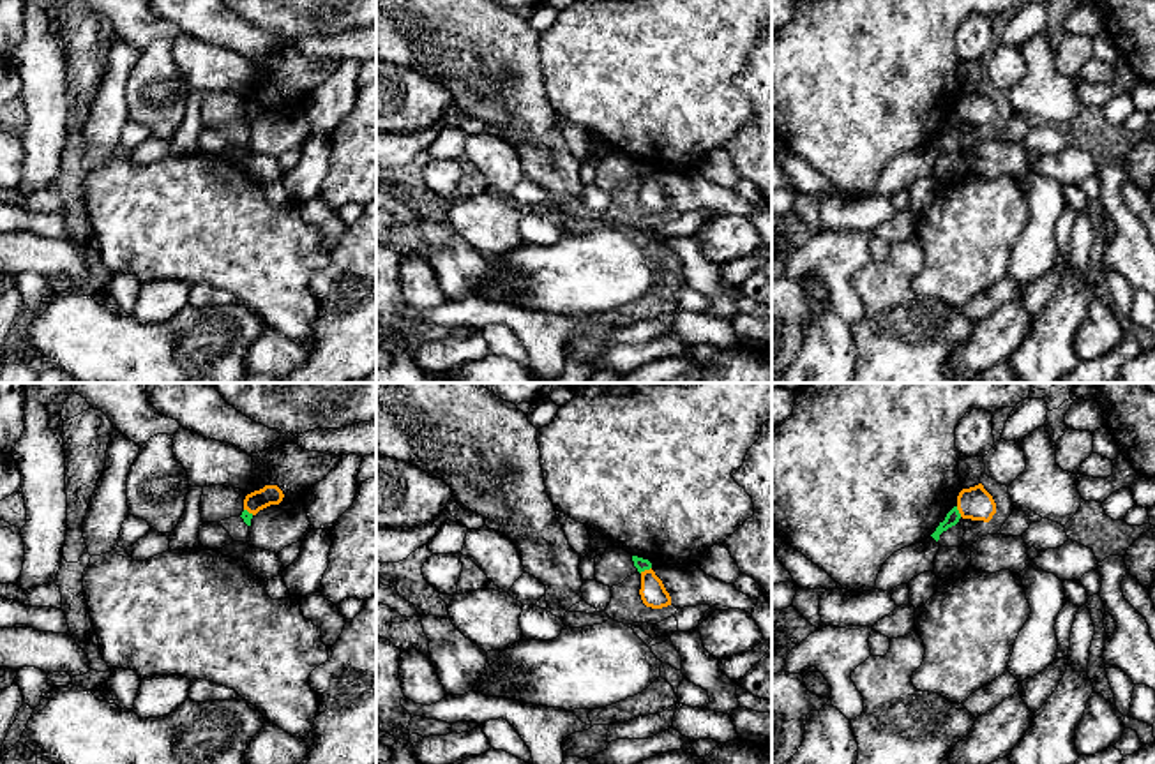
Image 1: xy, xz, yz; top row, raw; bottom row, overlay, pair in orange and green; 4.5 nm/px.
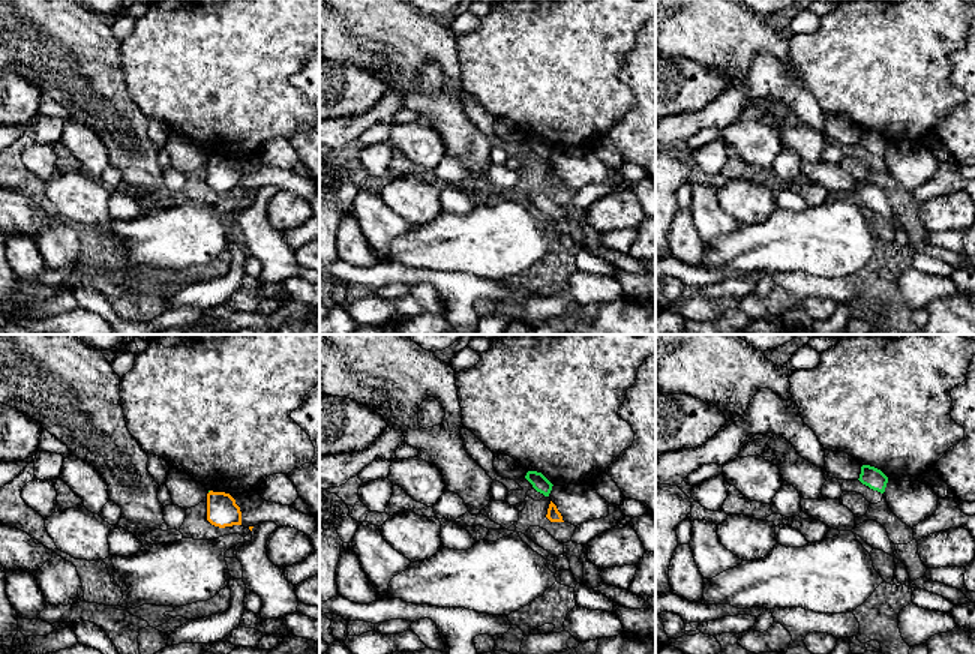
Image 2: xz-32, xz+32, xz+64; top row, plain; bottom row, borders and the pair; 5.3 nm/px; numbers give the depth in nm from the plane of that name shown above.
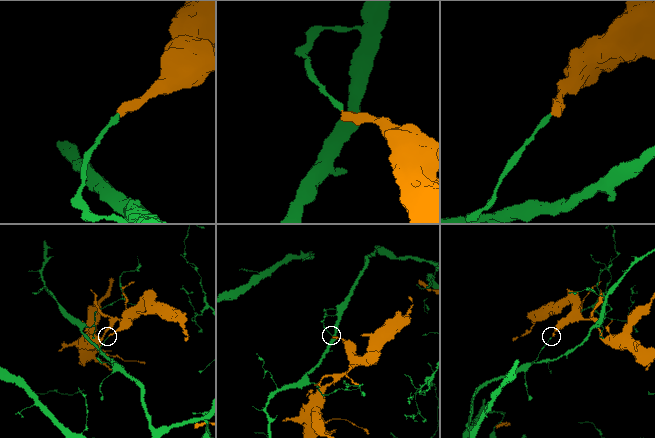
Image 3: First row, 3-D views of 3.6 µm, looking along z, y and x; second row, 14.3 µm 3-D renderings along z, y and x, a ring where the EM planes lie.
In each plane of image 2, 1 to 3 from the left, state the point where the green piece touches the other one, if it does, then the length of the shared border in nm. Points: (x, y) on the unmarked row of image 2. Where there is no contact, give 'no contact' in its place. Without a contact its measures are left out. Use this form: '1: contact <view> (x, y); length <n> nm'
1: no contact
2: no contact
3: no contact

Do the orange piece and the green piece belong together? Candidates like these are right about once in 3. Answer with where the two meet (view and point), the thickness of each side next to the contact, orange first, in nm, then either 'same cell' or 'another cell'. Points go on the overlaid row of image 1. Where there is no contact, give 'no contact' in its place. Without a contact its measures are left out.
meets orange in xz at (645, 570); 120 nm thick on the orange side, 60 nm on the other; another cell

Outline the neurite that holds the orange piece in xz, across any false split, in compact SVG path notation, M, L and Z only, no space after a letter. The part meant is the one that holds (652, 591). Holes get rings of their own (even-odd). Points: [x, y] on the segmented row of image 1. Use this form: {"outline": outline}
{"outline": "M645 570L641 572L641 600L646 607L662 609L671 605L671 596L666 591L662 580L655 575L655 572Z"}

